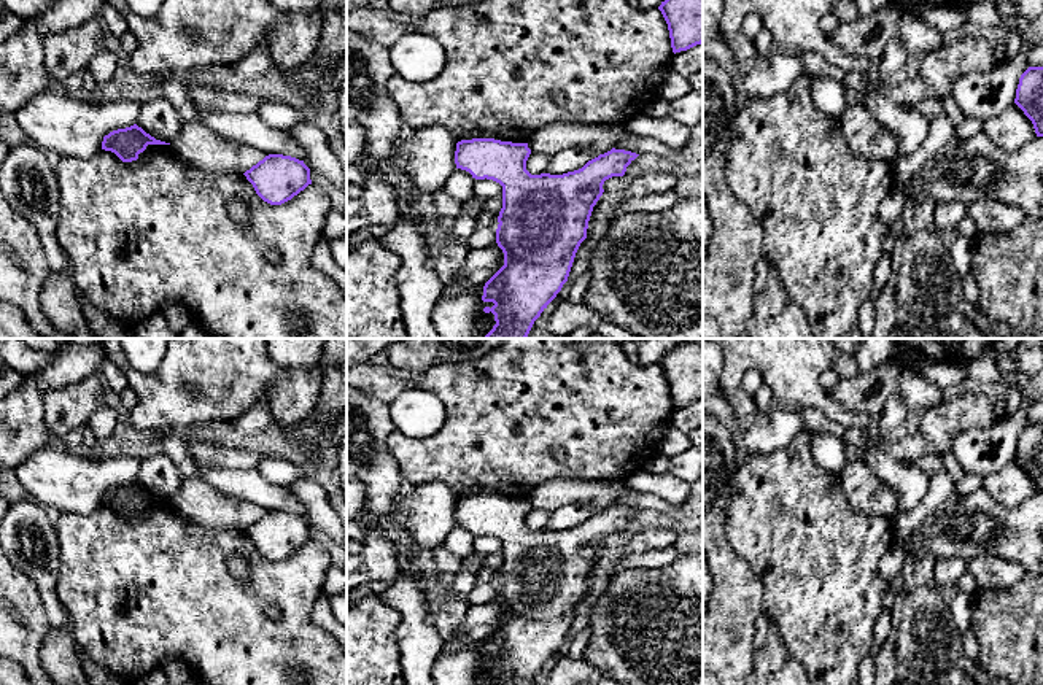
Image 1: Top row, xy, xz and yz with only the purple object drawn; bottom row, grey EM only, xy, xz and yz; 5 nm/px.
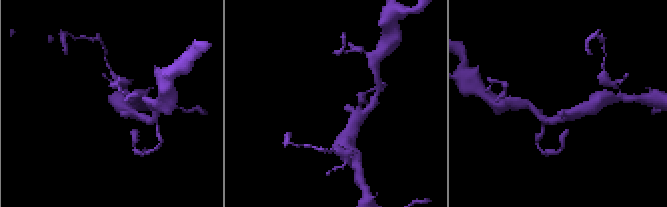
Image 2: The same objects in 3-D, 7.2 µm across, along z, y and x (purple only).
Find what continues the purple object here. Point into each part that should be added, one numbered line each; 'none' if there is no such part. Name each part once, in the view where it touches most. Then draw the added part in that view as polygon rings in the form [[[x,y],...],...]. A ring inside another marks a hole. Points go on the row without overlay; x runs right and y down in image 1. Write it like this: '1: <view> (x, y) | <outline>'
none

